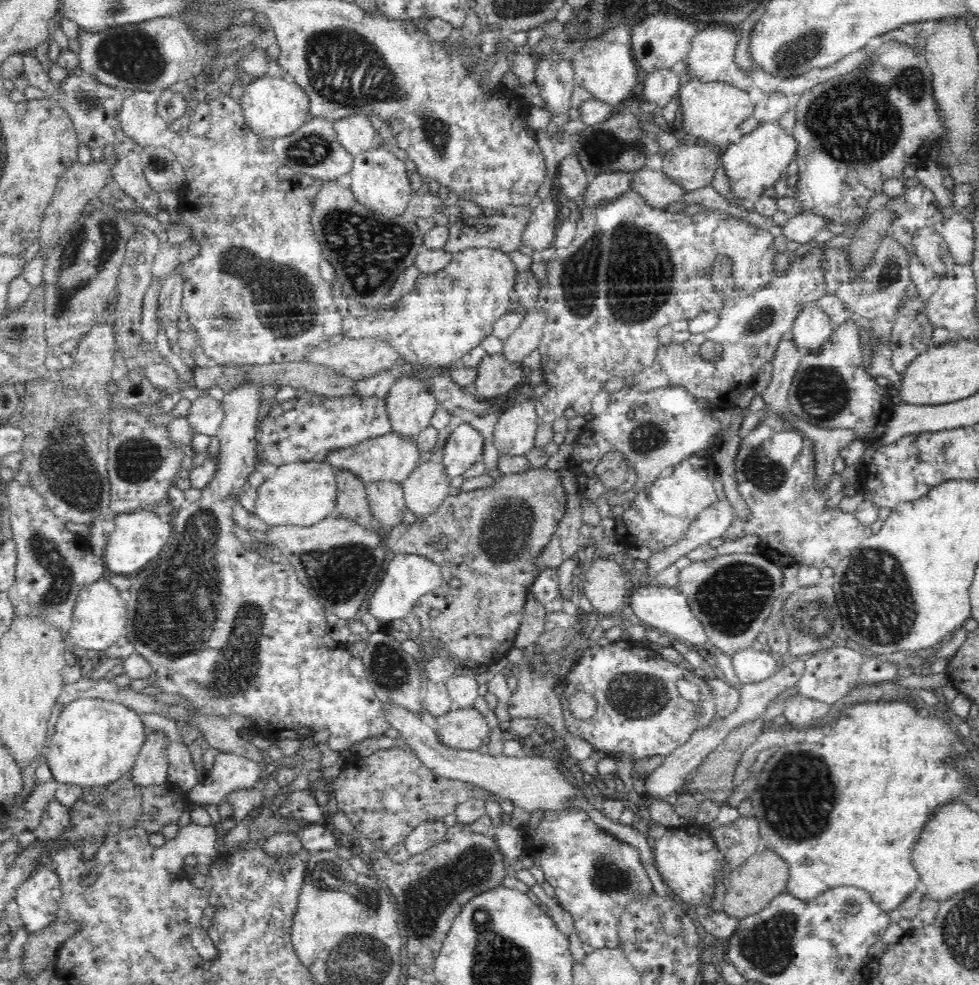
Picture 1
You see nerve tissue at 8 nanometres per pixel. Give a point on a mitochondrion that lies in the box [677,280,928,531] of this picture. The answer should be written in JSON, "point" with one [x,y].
{"point":[822,394]}

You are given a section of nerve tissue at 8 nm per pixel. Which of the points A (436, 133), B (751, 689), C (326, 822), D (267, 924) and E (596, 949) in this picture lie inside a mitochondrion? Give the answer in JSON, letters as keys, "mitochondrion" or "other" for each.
{"A":"mitochondrion","B":"other","C":"other","D":"other","E":"other"}

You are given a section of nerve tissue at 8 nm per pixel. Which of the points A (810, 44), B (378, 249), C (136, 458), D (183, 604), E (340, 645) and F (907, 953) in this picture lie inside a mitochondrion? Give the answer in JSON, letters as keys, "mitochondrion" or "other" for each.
{"A":"mitochondrion","B":"mitochondrion","C":"mitochondrion","D":"mitochondrion","E":"other","F":"other"}

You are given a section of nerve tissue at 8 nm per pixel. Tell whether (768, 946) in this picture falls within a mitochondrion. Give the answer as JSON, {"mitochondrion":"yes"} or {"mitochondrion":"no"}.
{"mitochondrion":"yes"}

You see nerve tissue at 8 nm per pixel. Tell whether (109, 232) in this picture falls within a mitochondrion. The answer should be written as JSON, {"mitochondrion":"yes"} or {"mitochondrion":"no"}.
{"mitochondrion":"yes"}

